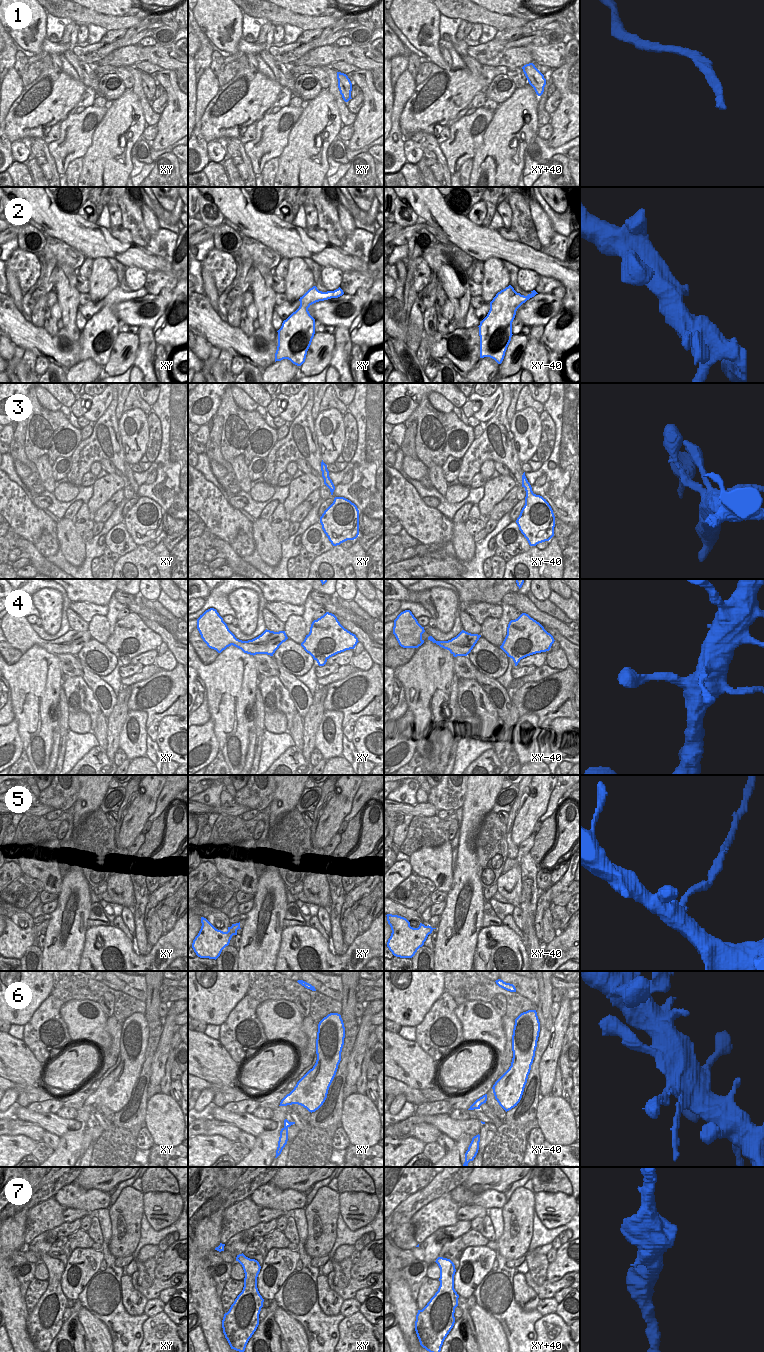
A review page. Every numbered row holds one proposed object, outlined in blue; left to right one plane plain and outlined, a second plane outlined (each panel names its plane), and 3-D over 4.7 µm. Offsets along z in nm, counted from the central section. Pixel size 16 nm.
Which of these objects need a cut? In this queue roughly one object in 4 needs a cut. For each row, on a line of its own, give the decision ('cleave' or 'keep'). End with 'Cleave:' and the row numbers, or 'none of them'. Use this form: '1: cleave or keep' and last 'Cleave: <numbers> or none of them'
1: keep
2: keep
3: keep
4: keep
5: cleave
6: keep
7: keep
Cleave: 5

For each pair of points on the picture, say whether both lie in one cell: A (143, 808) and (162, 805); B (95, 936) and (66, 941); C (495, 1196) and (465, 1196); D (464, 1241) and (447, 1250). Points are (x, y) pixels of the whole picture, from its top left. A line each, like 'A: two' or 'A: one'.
A: two
B: two
C: one
D: one

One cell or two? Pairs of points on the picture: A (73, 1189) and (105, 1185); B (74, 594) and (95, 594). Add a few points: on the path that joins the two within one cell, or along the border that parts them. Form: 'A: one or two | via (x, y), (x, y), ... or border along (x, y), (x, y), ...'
A: two | border along (75, 1181), (85, 1189), (100, 1189), (106, 1193)
B: one | via (79, 594), (90, 594)

